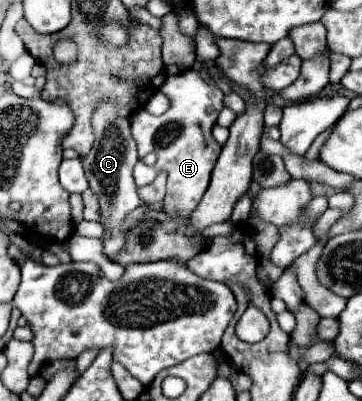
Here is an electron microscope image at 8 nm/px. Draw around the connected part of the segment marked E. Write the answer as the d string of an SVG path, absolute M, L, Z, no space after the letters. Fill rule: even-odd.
M194 69L168 77L164 81L162 91L172 99L170 109L160 117L154 117L148 111L140 109L132 121L132 135L138 143L140 153L140 163L134 167L134 179L138 187L144 187L154 181L158 171L166 171L168 173L168 193L164 197L166 213L172 215L172 211L178 211L184 217L188 217L200 203L202 195L206 193L214 161L218 159L222 149L212 137L212 127L216 125L218 113L224 109L222 105L224 93L216 85L204 81L200 71ZM150 153L156 155L154 165L144 163L144 157Z

